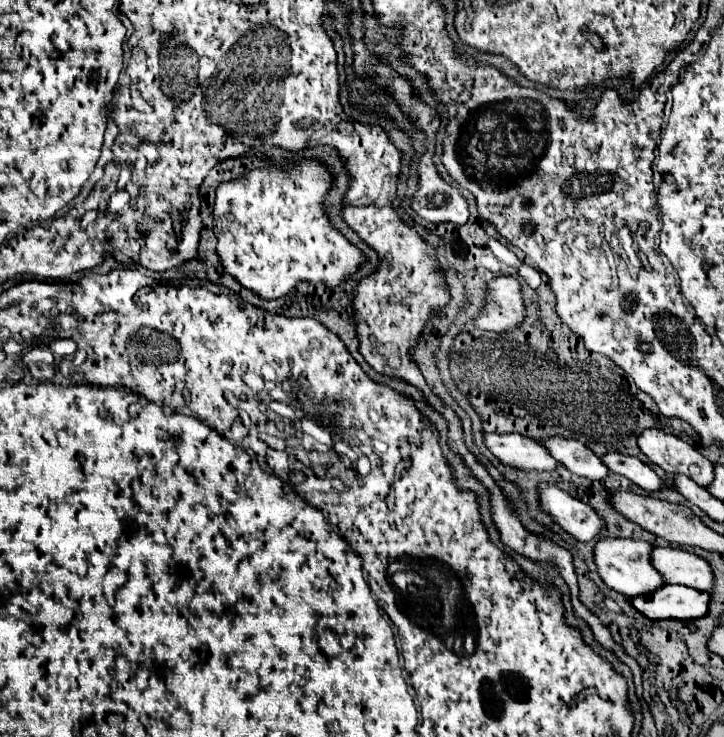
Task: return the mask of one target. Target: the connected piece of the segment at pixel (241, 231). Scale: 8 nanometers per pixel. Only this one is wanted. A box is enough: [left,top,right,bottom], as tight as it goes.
[214,158,368,300]

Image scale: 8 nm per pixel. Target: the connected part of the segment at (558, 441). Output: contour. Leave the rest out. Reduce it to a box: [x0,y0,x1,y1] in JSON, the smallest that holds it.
[540,436,610,482]

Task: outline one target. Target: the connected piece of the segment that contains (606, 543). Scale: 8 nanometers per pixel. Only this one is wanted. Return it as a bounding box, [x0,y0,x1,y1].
[594,538,666,598]

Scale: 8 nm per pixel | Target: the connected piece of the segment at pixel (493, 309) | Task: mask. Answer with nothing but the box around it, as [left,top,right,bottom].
[474,276,526,334]

